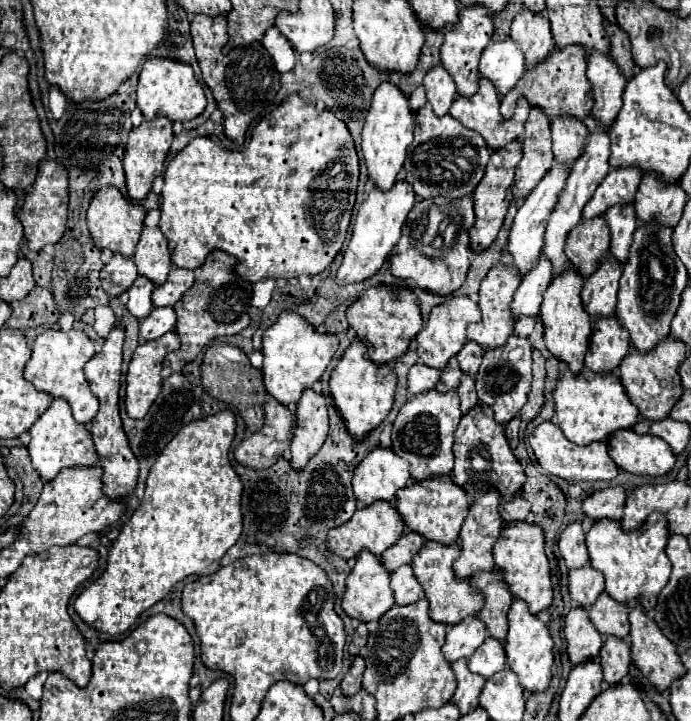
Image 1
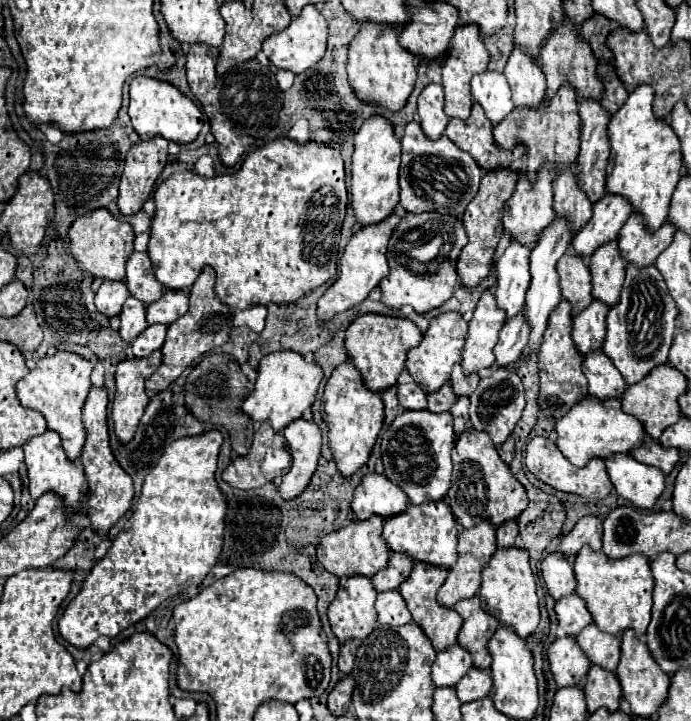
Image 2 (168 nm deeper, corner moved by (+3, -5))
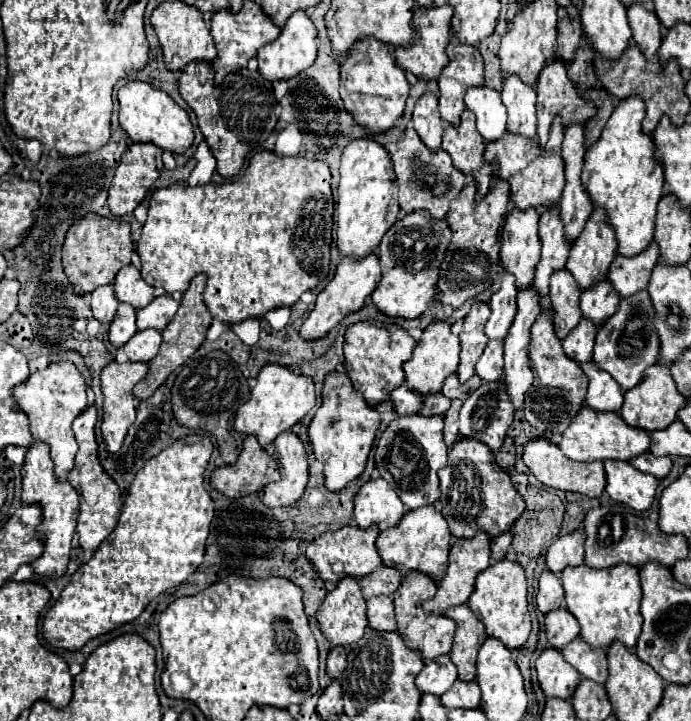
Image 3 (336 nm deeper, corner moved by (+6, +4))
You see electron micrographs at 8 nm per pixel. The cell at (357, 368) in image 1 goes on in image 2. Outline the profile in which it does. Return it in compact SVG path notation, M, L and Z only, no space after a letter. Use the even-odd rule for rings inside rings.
M350 359L336 367L326 383L322 395L322 419L328 425L328 447L340 475L356 473L368 461L378 439L384 423L384 403L380 393L372 393L364 387L360 373Z

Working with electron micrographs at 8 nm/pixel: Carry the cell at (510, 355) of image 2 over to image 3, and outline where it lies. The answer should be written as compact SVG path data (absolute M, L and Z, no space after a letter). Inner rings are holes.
M489 340L475 370L483 382L493 382L503 376L503 340Z

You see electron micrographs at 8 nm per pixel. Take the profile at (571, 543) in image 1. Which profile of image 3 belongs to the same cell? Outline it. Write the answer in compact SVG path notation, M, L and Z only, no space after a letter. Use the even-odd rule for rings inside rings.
M543 570L539 578L539 590L537 590L537 608L547 614L559 606L563 606L563 586L561 586L561 576L553 574L551 570Z

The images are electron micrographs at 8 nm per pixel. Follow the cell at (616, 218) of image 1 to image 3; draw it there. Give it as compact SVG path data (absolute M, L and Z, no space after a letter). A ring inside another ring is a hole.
M603 278L583 290L581 294L581 310L583 316L589 316L597 326L607 320L607 316L615 314L619 306L619 294L613 290L609 278Z

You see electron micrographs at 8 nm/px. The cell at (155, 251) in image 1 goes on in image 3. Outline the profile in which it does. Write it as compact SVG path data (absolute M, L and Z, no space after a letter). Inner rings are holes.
M127 264L119 270L113 286L119 302L127 302L135 306L135 310L147 306L155 298L155 288L141 278L141 272L133 264Z

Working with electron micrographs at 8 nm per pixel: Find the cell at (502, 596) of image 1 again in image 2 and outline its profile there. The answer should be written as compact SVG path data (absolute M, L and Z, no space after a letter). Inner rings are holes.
M478 595L472 599L462 599L454 605L458 615L464 619L464 625L458 635L458 643L472 655L472 665L478 669L490 667L488 641L498 629L498 621L480 607Z

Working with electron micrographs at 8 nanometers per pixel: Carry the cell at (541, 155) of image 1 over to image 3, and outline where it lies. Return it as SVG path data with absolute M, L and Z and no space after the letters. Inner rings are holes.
M513 208L501 230L501 262L505 270L515 274L517 288L533 282L535 266L539 262L539 210Z

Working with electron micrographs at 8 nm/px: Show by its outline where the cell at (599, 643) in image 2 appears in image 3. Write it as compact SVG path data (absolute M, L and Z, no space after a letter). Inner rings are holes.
M577 636L561 652L567 658L567 662L579 670L583 678L591 678L595 682L605 684L609 668L607 668L607 654L603 648L593 648L581 636Z

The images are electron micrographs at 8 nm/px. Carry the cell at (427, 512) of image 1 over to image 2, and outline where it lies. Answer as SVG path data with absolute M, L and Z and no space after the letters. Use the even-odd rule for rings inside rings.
M438 501L438 503L408 505L406 513L386 519L382 537L388 543L388 547L396 553L406 553L414 561L422 561L422 563L448 569L456 561L458 531L460 531L460 525L454 521L450 507L444 501Z

